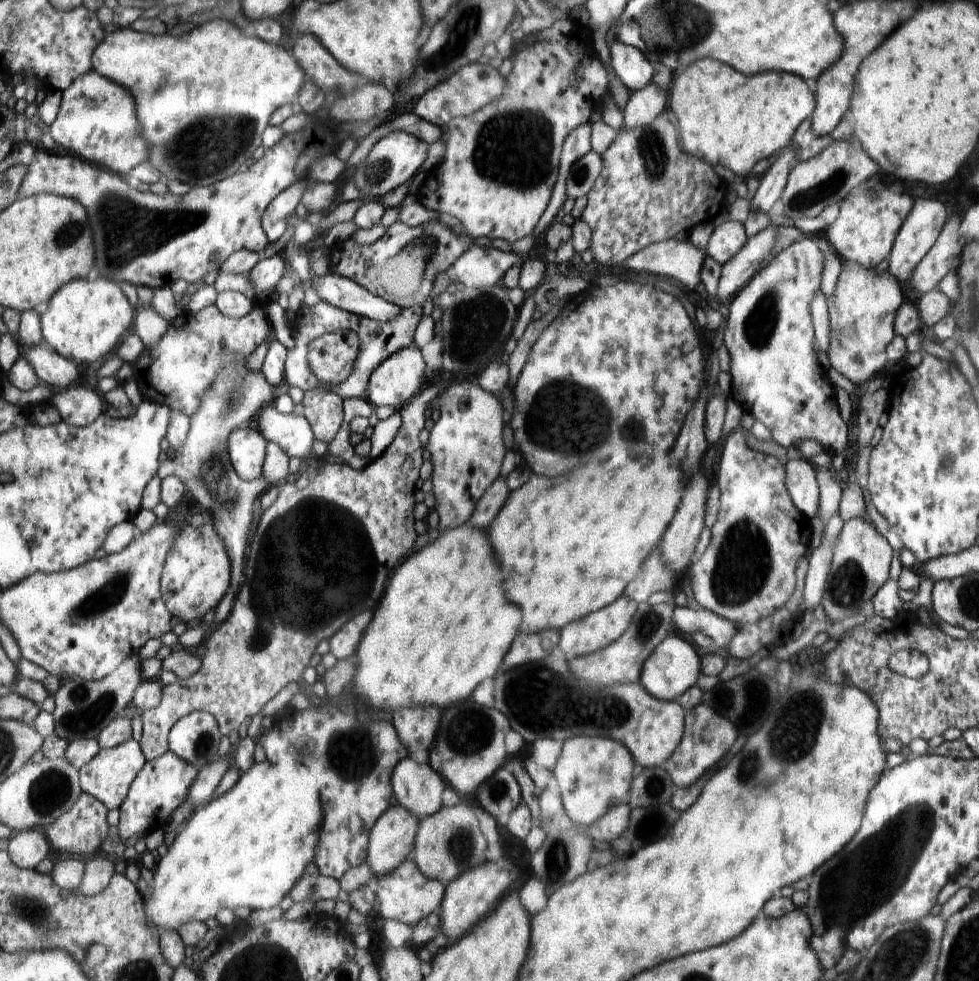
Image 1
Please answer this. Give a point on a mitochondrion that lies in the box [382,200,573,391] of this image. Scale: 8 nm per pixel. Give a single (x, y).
(476, 314)

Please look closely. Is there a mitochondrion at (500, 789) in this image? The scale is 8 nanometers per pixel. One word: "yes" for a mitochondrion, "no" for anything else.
yes

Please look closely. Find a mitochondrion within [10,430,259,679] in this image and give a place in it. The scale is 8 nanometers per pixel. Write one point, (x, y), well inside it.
(105, 597)

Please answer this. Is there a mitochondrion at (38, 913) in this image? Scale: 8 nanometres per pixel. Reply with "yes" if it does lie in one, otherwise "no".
yes

